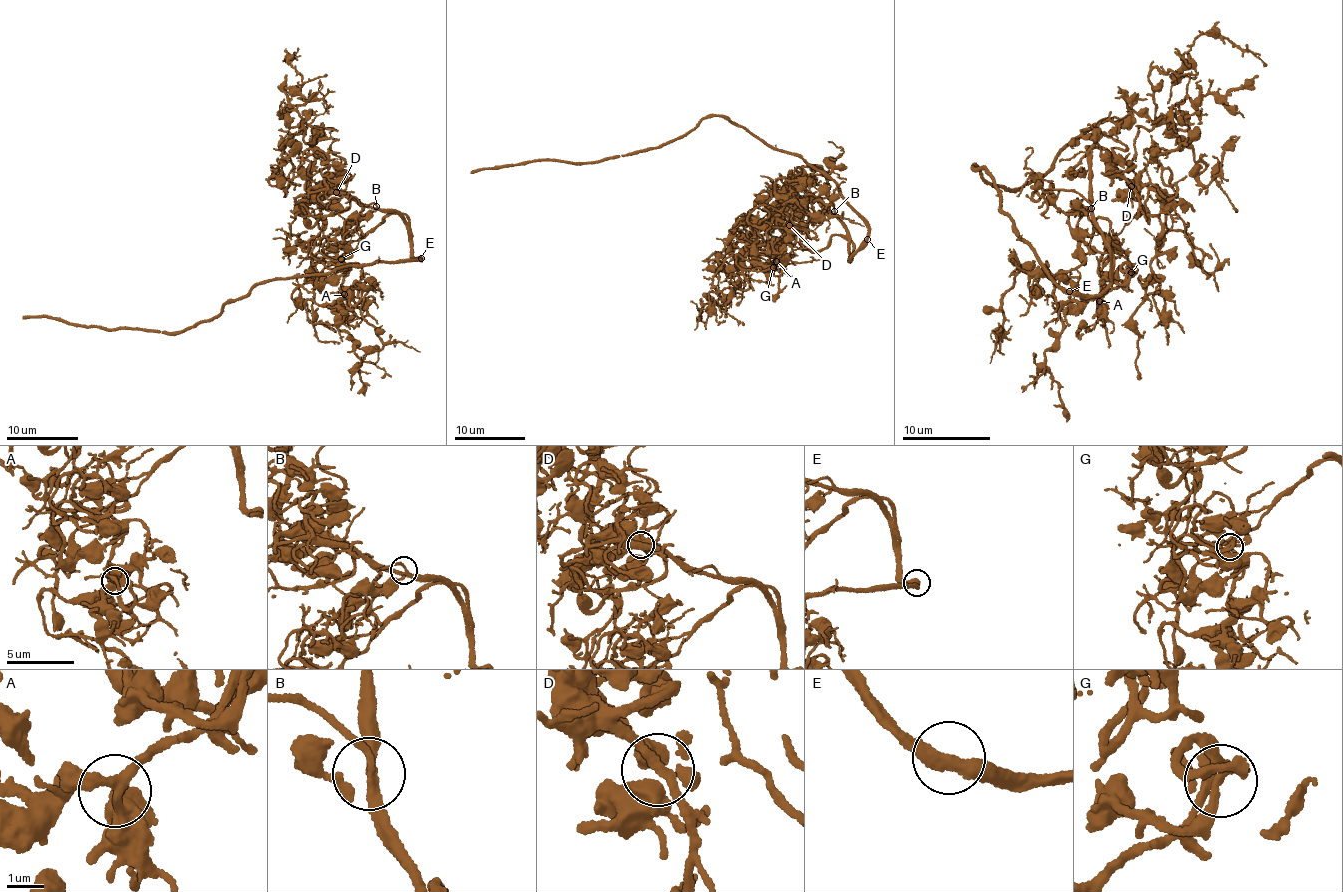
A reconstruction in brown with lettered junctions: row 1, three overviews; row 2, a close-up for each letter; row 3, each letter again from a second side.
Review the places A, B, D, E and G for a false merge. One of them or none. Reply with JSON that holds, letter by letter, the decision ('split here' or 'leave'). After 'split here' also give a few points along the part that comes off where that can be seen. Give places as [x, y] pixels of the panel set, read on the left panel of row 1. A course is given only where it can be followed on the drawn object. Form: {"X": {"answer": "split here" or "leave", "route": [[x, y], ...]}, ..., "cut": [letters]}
{"A": {"answer": "leave"}, "B": {"answer": "leave"}, "D": {"answer": "leave"}, "E": {"answer": "leave"}, "G": {"answer": "leave"}, "cut": []}

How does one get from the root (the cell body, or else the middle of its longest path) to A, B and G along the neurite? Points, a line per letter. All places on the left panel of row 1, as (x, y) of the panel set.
A: (417, 259), (404, 217), (391, 212), (359, 239), (315, 257), (316, 282), (347, 274), (344, 294)
B: (417, 259), (419, 256), (413, 257), (409, 240), (409, 219), (376, 206)
G: (417, 259), (404, 217), (391, 212), (359, 239), (315, 257), (317, 283), (327, 267), (342, 259)

